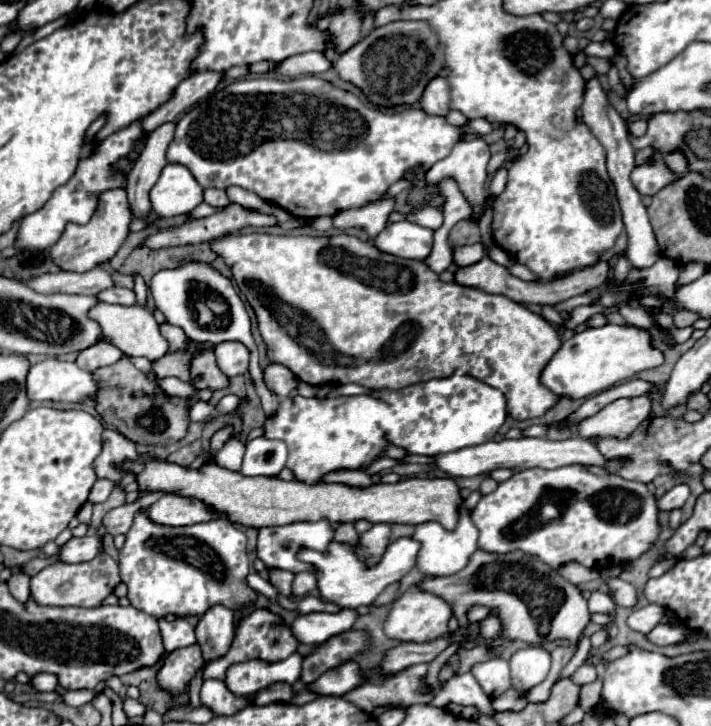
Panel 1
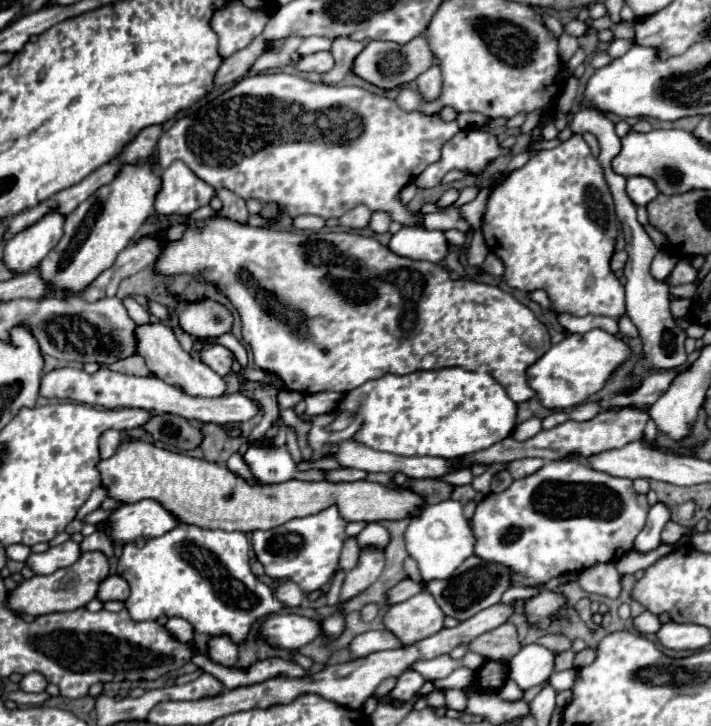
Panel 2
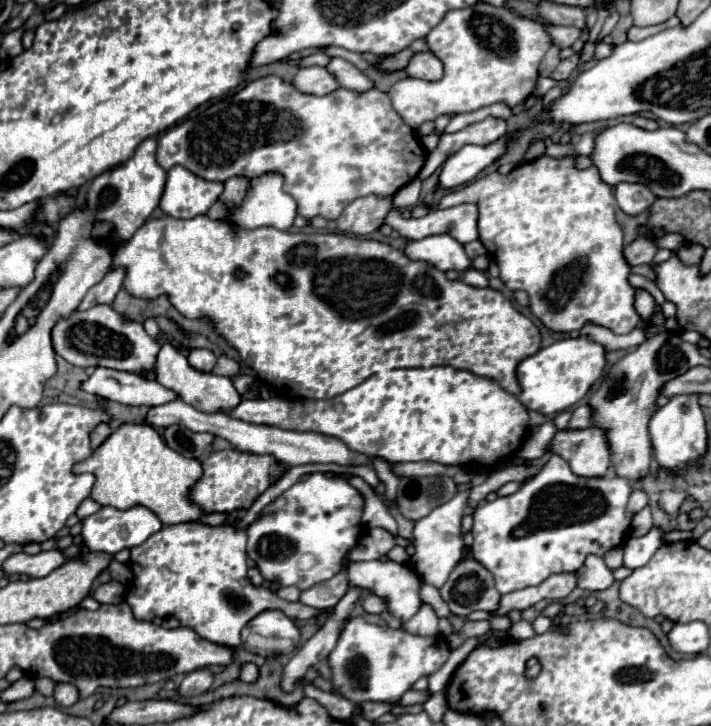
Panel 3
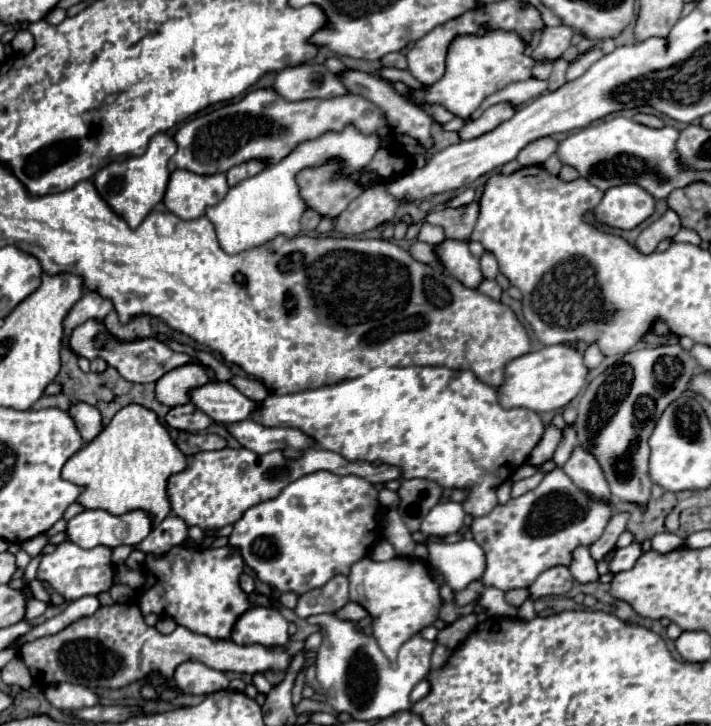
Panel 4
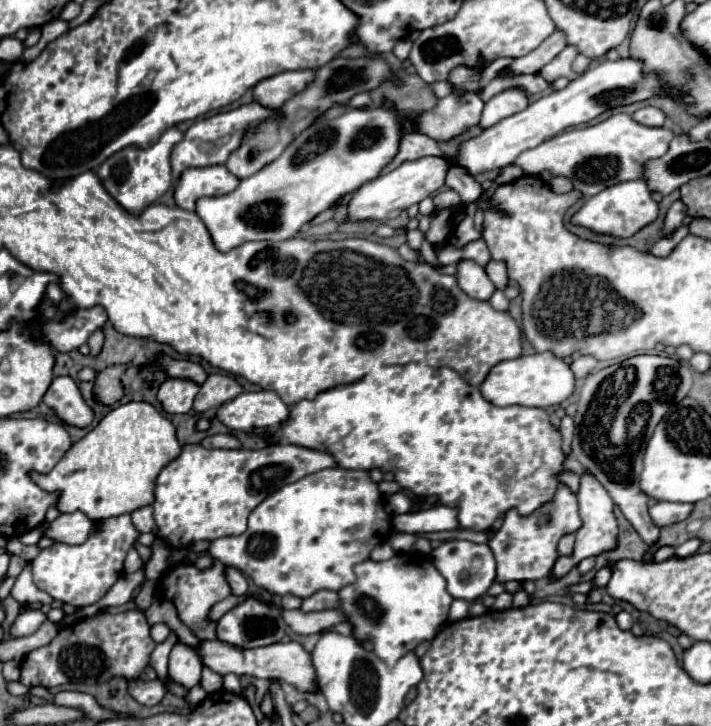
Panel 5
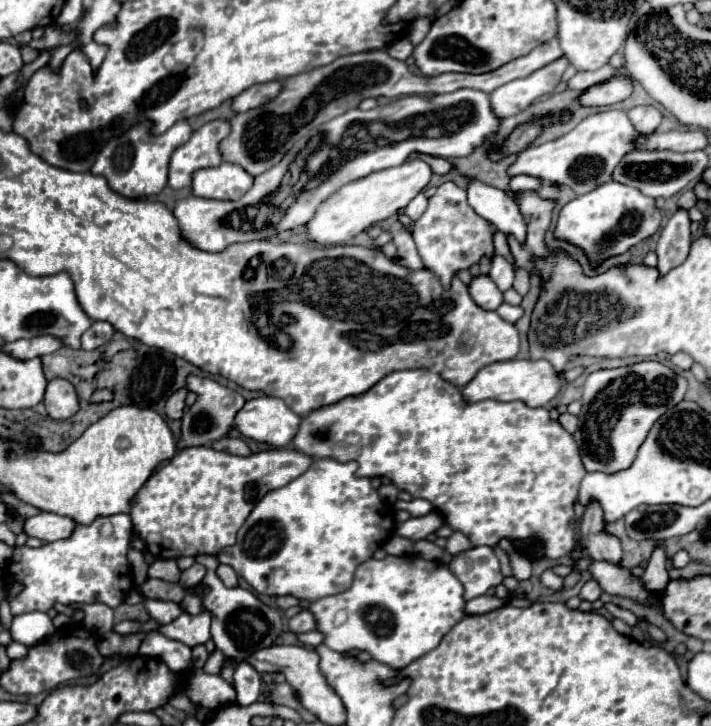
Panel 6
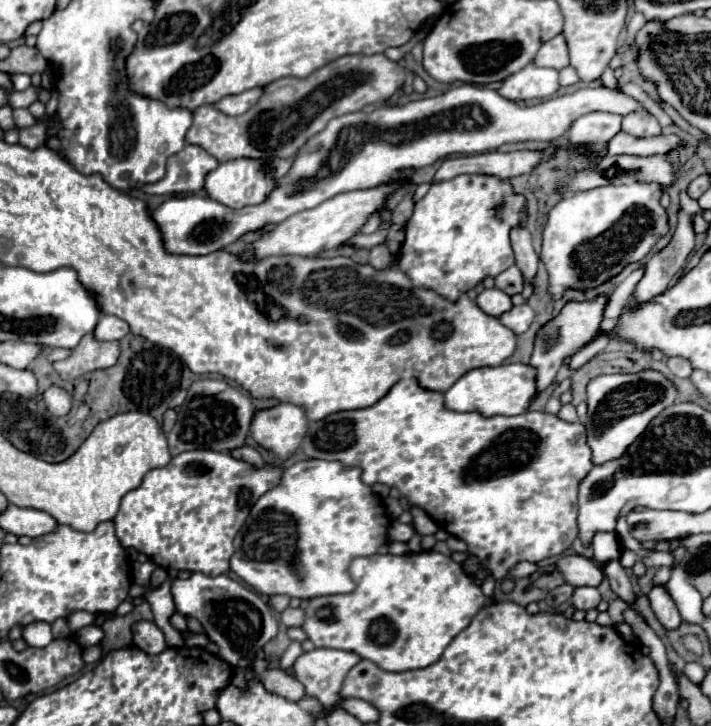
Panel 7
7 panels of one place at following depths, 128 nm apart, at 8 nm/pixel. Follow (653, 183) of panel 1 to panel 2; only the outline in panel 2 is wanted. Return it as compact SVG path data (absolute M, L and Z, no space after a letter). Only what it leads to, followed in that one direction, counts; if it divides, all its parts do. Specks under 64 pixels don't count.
M630 176L626 192L636 206L646 206L650 200L654 200L660 194L656 184L652 184L652 180L648 180L646 176Z

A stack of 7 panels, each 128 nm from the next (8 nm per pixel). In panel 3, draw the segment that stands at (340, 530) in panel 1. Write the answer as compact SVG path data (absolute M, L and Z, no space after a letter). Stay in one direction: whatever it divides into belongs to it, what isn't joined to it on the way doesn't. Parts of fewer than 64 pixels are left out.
M372 560L372 562L352 562L348 566L348 580L352 586L360 586L360 588L368 588L374 594L382 596L388 600L388 610L398 616L402 622L406 622L408 618L412 618L422 600L418 596L418 588L420 588L420 576L416 574L416 570L408 564L396 564L392 560L388 562L380 562L380 560Z

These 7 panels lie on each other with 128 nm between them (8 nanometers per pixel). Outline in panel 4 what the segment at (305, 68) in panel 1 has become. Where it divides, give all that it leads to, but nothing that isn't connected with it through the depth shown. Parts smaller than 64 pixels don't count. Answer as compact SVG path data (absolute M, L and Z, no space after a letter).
M348 68L348 72L344 72L344 76L340 76L340 82L348 88L350 94L364 96L366 100L378 104L384 110L384 114L386 114L390 126L394 128L394 132L404 132L404 134L414 136L424 148L432 146L432 138L430 138L430 128L432 128L432 122L434 122L432 116L426 114L424 110L420 110L418 106L410 104L408 100L404 100L400 94L396 94L394 88L388 82L384 82L384 80L372 76L372 74L366 74L362 70L354 70L354 68Z

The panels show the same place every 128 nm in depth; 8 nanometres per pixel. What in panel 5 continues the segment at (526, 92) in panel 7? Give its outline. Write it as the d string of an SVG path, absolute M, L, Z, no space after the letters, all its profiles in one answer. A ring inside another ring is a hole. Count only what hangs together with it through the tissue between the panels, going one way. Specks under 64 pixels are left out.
M566 46L566 48L564 48L552 62L548 62L548 64L540 70L540 74L542 74L548 82L552 82L552 80L556 80L556 78L560 78L560 76L566 76L568 80L578 78L580 74L572 70L572 62L574 62L576 54L578 54L576 48ZM504 90L504 92L496 94L490 102L486 102L478 126L490 128L492 124L524 110L526 106L528 106L528 96L524 90Z

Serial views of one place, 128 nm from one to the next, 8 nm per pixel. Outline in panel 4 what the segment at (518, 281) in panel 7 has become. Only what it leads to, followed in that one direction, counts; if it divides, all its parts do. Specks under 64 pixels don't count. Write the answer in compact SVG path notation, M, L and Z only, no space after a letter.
M484 252L484 256L480 258L480 268L482 268L484 278L490 278L490 280L494 280L498 274L498 262L490 252Z

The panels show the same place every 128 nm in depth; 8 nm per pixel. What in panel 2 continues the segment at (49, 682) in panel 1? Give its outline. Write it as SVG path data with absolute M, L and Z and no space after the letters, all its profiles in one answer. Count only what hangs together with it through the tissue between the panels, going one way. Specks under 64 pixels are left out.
M40 672L26 674L20 682L20 688L24 692L44 692L46 686L48 686L48 680L44 680L44 676L40 676Z

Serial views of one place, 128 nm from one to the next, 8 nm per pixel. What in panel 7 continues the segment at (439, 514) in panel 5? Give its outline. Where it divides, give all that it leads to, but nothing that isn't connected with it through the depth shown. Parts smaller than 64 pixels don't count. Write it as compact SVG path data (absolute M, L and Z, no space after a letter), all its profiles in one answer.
M394 522L388 530L388 542L408 542L414 534L416 534L416 528L412 524Z

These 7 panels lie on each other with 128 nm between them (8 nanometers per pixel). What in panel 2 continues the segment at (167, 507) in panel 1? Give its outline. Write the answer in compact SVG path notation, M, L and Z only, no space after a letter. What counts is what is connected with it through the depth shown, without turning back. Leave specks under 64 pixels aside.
M140 500L136 504L124 504L110 518L110 528L106 534L120 544L136 542L144 544L144 540L162 536L172 528L180 526L180 520L172 516L158 500Z

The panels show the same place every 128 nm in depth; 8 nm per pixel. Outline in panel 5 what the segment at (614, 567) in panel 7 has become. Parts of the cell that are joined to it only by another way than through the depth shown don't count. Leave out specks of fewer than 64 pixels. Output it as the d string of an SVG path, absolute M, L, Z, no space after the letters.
M584 472L580 476L580 488L578 488L578 504L580 504L580 516L582 516L582 528L576 532L576 546L574 546L574 554L572 556L560 556L552 568L552 578L558 580L562 576L566 576L580 560L588 558L588 556L596 556L600 552L612 550L616 544L616 534L618 534L618 526L616 526L616 518L614 518L614 502L608 496L608 490L590 474Z

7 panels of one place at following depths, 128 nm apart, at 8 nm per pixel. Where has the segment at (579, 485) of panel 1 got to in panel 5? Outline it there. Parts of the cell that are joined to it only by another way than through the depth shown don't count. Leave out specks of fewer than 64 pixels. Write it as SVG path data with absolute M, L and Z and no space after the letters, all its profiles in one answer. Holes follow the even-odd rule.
M564 416L562 418L562 424L560 424L560 434L562 434L562 448L564 448L564 456L570 456L572 448L572 436L574 436L574 420L570 416ZM560 484L554 498L550 502L544 502L540 508L536 508L536 512L528 516L520 516L516 508L510 508L502 520L502 526L490 532L490 540L488 540L488 546L496 558L496 582L500 584L508 580L536 582L544 578L558 558L556 548L560 536L580 530L580 524L582 520L578 512L576 494L566 484Z

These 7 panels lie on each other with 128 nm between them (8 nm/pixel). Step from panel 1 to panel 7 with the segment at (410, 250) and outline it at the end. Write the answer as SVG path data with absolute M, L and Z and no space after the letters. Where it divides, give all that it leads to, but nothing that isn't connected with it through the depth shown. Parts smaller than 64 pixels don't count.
M486 288L478 294L476 298L476 304L490 316L500 316L504 314L506 310L512 308L512 302L510 302L510 296L500 292L498 288Z

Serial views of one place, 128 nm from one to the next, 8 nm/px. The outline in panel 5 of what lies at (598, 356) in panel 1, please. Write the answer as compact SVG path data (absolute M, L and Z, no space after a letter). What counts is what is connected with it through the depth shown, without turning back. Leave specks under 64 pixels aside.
M542 352L532 356L520 356L514 360L504 360L496 364L488 378L482 382L480 390L484 398L496 406L536 406L548 408L562 404L574 392L574 372L564 358L558 358L554 352Z

